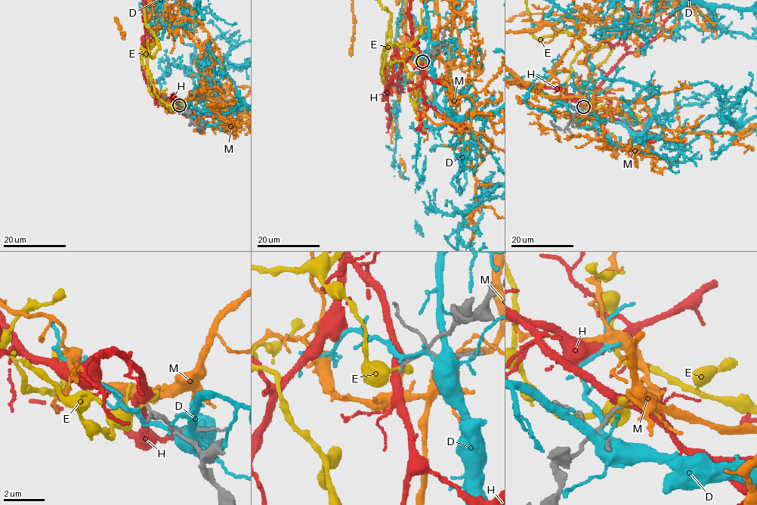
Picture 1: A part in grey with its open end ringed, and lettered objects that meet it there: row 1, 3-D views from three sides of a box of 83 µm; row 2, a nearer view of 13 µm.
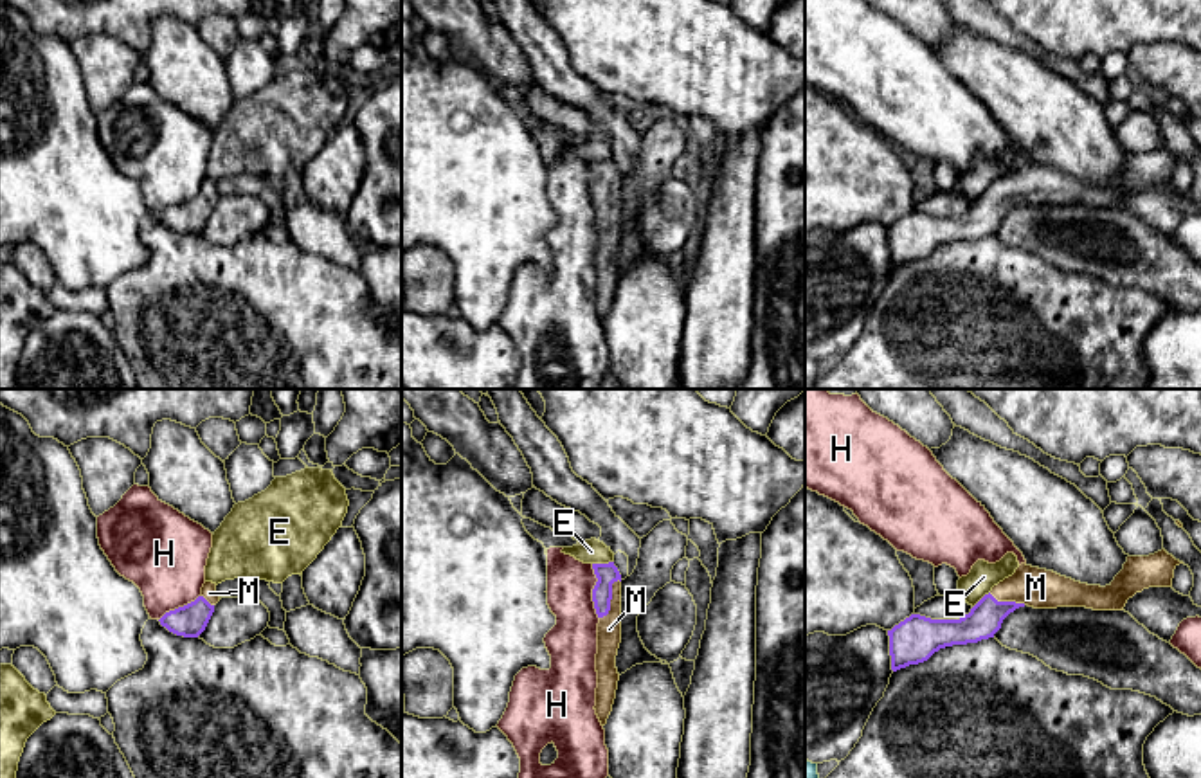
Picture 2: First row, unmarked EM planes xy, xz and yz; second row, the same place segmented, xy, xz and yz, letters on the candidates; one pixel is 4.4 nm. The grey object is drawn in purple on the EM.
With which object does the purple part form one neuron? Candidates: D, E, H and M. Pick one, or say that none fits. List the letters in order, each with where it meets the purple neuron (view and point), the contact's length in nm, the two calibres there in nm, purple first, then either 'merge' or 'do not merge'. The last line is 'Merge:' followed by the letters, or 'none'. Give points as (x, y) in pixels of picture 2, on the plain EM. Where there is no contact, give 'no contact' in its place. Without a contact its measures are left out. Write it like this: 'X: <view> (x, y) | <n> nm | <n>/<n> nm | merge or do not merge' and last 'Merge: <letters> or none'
D: no contact | do not merge
E: xz (602, 161) | 100 nm | 100/110 nm | do not merge
H: xz (593, 188) | 260 nm | 100/220 nm | do not merge
M: xz (611, 195) | 200 nm | 100/110 nm | merge
Merge: M

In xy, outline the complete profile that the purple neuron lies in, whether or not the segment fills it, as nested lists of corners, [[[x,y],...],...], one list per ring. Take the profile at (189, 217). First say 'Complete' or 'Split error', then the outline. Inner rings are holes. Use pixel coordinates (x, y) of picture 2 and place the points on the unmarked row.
Split error. [[[205,178],[202,191],[194,198],[166,209],[158,218],[176,232],[198,234],[205,227],[218,198],[216,180]]]

